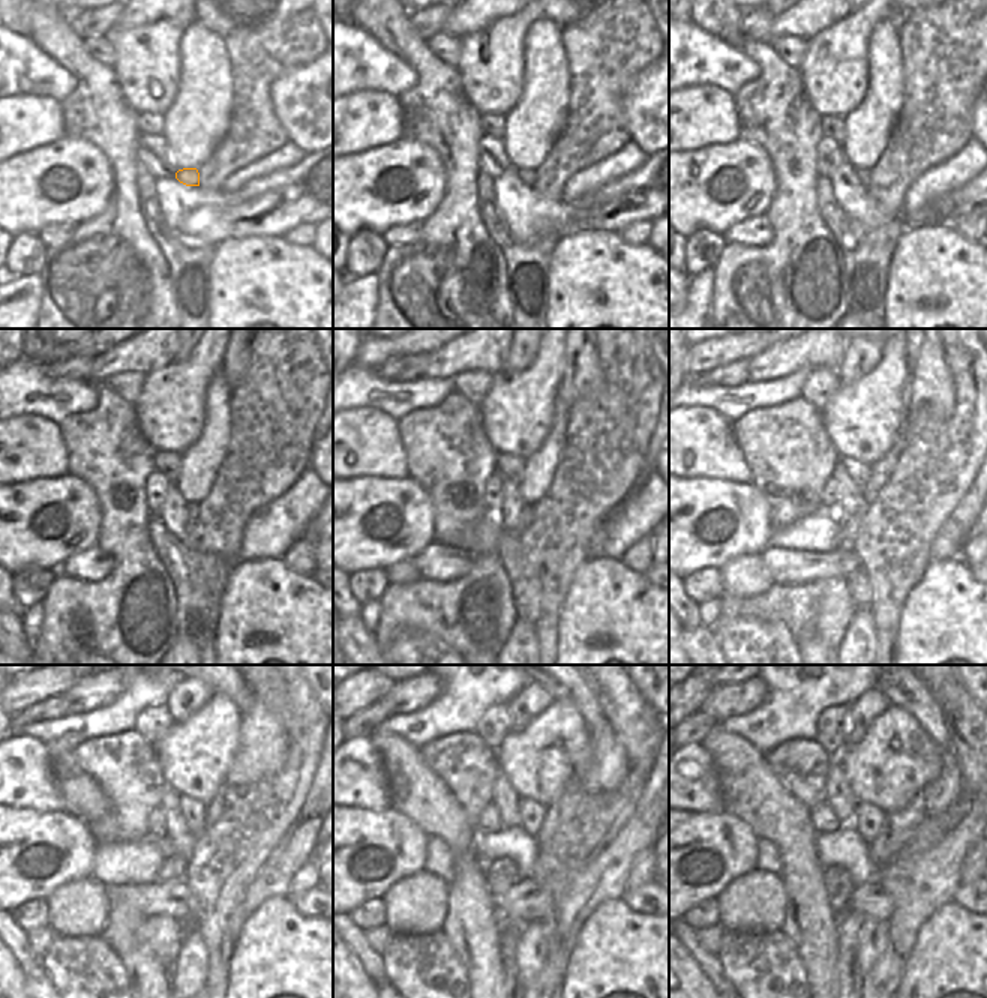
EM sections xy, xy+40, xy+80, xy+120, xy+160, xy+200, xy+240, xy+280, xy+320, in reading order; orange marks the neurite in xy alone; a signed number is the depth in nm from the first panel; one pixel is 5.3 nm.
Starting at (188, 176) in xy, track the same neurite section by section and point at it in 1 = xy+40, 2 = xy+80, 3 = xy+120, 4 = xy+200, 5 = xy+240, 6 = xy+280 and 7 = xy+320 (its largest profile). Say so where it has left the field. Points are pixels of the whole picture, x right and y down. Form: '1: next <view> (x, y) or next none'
1: next xy+40 (527, 176)
2: next xy+80 (863, 174)
3: next xy+120 (192, 511)
4: next xy+200 (848, 526)
5: next xy+240 (173, 868)
6: next xy+280 (501, 875)
7: next xy+320 (836, 880)

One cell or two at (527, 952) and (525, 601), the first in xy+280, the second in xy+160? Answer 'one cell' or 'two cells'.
two cells

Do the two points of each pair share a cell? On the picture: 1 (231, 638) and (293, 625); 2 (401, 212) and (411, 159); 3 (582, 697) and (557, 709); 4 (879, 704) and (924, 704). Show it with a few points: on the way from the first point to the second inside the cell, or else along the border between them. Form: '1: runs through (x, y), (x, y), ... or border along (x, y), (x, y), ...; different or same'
1: runs through (246, 632), (254, 626), (278, 626); same
2: runs through (416, 204), (429, 192), (414, 174); same
3: border along (554, 698), (567, 701), (588, 730); different
4: border along (876, 688), (890, 704); different

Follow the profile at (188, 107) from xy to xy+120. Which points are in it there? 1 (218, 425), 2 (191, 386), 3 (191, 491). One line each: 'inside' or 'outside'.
1: inside
2: outside
3: inside

